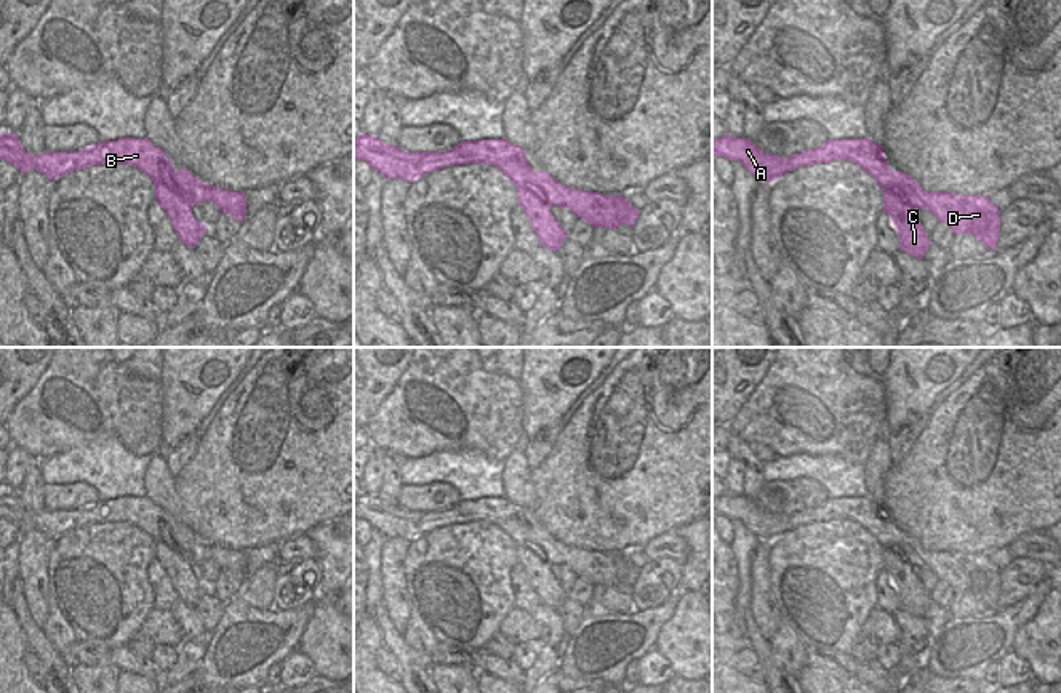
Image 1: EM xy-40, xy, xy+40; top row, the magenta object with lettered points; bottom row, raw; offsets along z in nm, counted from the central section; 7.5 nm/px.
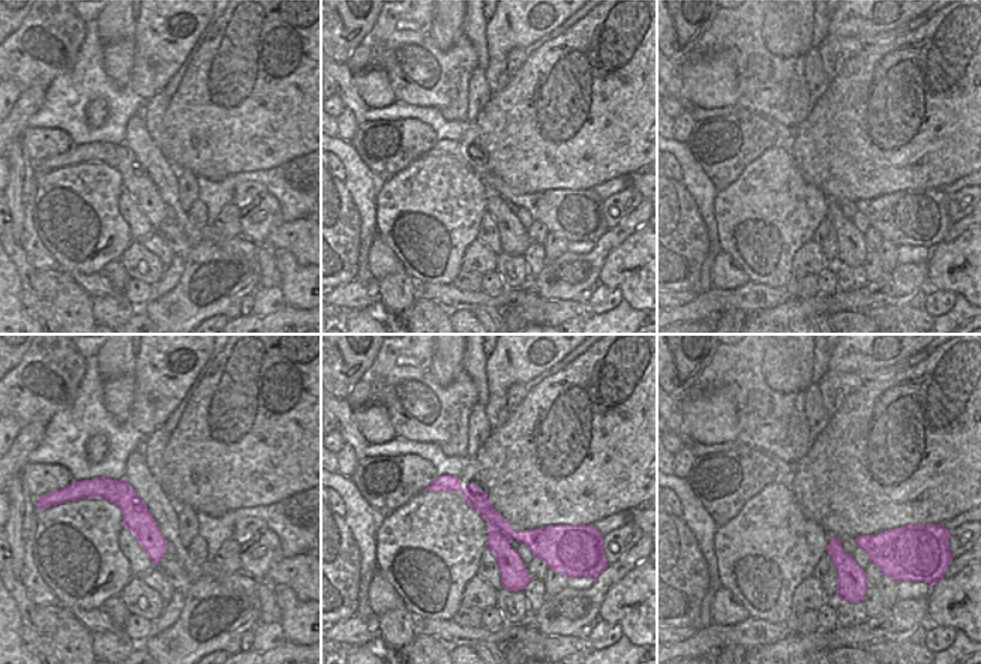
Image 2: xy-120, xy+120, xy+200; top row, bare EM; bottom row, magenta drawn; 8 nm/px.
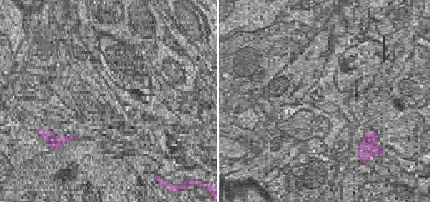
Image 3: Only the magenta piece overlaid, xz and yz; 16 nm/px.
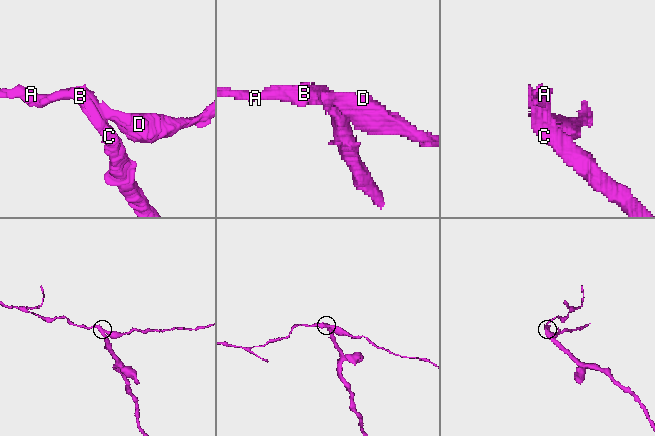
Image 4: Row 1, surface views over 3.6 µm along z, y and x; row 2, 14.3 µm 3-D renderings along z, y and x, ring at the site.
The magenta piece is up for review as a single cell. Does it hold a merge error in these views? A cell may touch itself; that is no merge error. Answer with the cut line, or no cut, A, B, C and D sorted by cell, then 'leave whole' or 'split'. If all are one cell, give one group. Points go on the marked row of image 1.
cut xy+40 (890, 172), (893, 188), (912, 207); groups A B C / D; split

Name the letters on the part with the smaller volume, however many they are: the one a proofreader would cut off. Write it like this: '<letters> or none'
D

